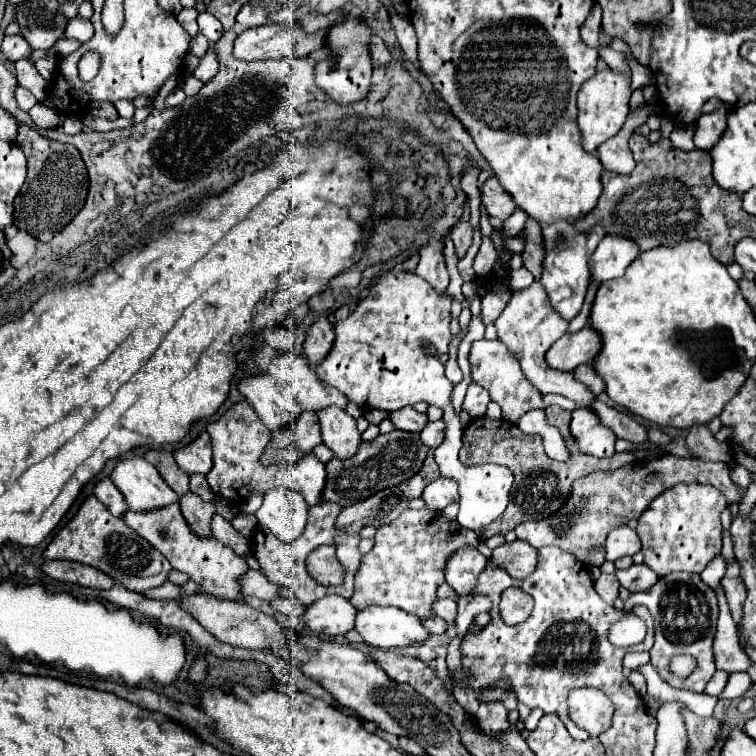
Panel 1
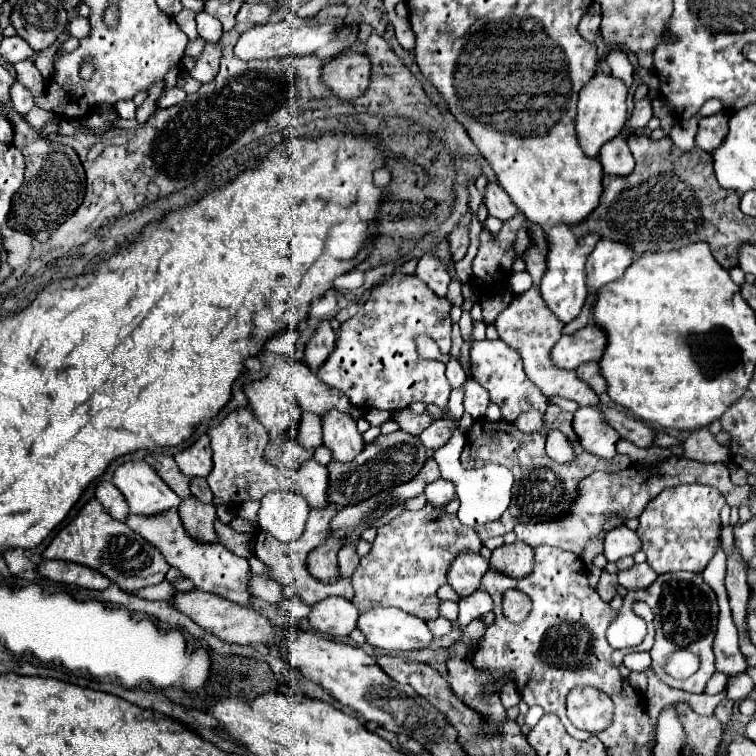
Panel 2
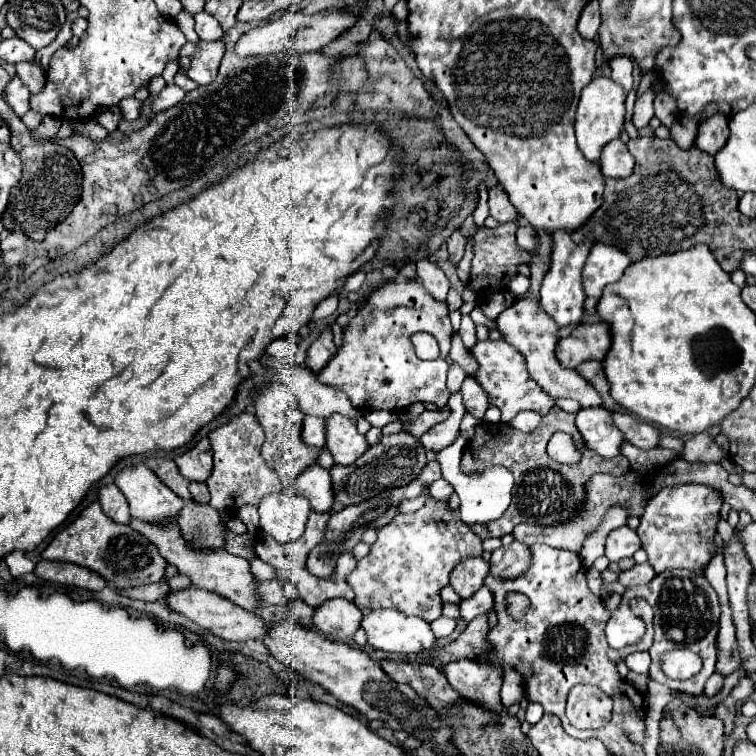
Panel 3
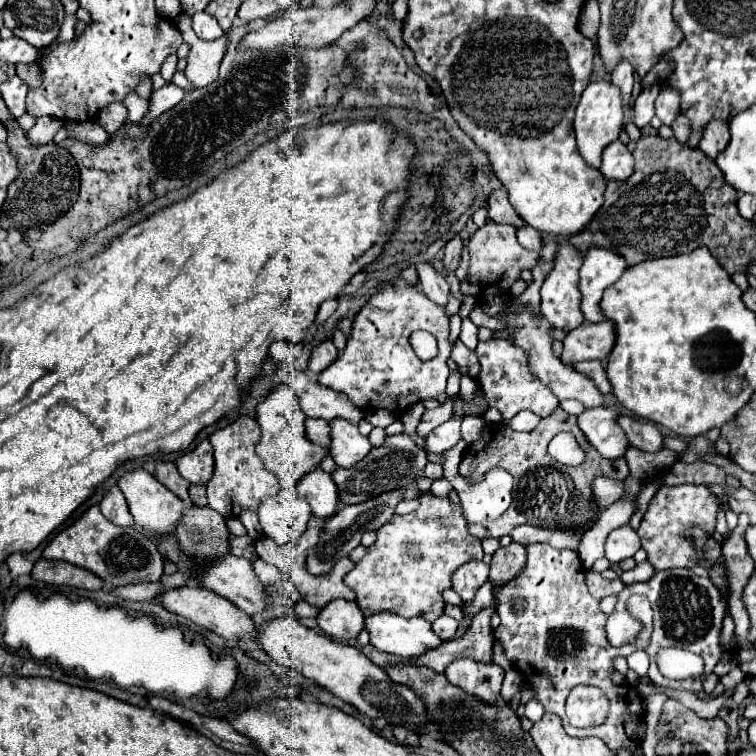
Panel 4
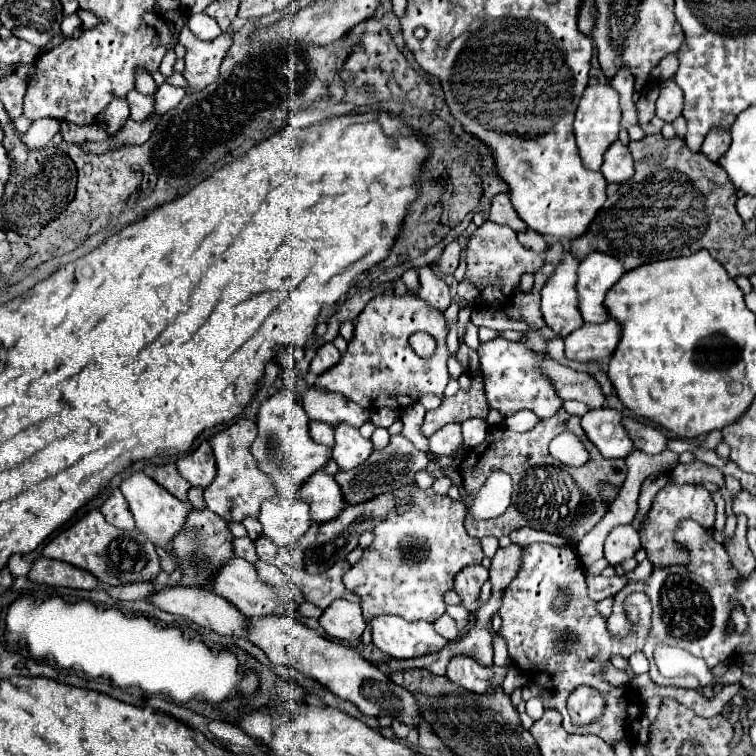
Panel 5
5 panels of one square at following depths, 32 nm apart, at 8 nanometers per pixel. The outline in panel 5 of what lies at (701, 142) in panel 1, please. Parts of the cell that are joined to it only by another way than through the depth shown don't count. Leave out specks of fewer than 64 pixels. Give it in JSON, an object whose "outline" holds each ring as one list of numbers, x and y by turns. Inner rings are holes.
{"outline":[[712,128,704,142,702,142,702,152,712,160,716,162,726,150,728,150,728,144,730,144,730,132,726,132,724,128]]}

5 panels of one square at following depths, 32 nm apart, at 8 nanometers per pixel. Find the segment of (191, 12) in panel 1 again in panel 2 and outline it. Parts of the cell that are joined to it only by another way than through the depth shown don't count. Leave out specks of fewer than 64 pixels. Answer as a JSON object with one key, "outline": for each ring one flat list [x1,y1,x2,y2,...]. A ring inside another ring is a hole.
{"outline":[[184,8,180,14,176,14,176,16,174,16,174,20,180,24,180,28,182,28,182,30,188,34,188,38,190,38,190,40,196,40,196,38,198,38,194,18,196,18,196,12,186,10,186,8]]}

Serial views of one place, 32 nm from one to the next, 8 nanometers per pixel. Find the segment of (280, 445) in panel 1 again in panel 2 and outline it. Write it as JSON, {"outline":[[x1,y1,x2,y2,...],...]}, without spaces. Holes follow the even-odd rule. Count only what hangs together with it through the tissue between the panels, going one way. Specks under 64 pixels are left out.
{"outline":[[304,412,300,422,298,422,298,434,296,440,300,442,302,448,312,450,316,446,322,444,322,424,320,424,320,416]]}

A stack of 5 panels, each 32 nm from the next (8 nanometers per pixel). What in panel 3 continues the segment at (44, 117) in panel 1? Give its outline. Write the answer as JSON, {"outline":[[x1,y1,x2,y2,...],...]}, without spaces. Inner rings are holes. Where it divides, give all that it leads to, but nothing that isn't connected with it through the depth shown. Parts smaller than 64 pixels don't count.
{"outline":[[30,110,24,118,22,118,22,122,30,128,30,130,34,130,34,128,38,128,40,124,42,124,42,120,46,118,46,114,42,114,42,112,36,112,36,110]]}

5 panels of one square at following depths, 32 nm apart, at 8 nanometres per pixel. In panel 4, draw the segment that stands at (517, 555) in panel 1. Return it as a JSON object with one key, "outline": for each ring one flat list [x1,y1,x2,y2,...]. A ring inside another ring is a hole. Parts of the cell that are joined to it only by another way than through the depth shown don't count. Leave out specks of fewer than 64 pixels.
{"outline":[[512,542,506,548,498,548,492,554,490,562,490,578,494,584,506,584,516,578,526,566,526,546]]}

